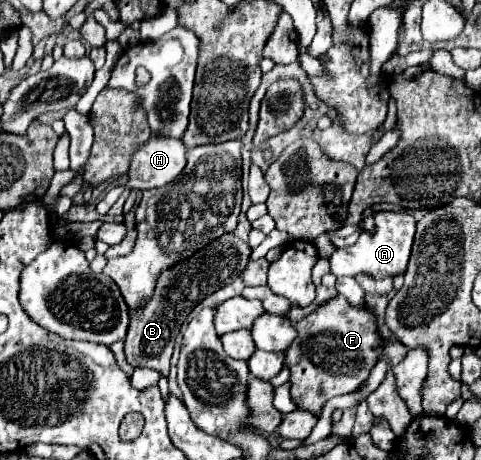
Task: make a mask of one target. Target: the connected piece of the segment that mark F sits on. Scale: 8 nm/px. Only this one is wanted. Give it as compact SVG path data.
M343 296L321 304L303 320L295 322L297 338L285 350L285 366L291 370L289 384L297 410L321 414L327 400L339 394L357 392L383 354L383 340L377 330L377 316L367 306L351 306Z

